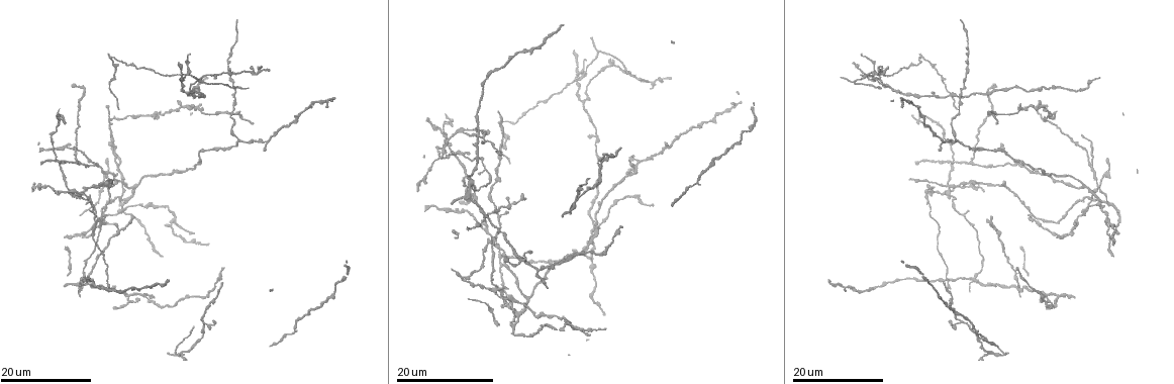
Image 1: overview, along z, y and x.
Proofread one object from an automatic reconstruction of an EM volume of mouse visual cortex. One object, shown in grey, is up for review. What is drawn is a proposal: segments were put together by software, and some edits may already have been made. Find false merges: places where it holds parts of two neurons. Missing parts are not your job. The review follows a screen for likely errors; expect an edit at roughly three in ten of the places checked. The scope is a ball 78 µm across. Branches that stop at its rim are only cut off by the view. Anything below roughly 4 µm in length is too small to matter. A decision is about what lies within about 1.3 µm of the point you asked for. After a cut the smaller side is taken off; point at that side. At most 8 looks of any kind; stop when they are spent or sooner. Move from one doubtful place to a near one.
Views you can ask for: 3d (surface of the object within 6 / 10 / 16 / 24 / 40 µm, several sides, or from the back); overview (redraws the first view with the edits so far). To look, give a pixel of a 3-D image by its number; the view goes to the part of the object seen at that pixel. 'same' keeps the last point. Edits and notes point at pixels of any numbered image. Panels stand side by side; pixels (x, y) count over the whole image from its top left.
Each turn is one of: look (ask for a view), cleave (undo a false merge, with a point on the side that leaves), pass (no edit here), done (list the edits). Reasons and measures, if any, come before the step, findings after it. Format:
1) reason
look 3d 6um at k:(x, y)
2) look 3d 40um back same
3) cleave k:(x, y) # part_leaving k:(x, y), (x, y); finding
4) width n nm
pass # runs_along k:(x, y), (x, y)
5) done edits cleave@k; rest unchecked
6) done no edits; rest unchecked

branch point
look 3d 24um at 1:(582, 99)

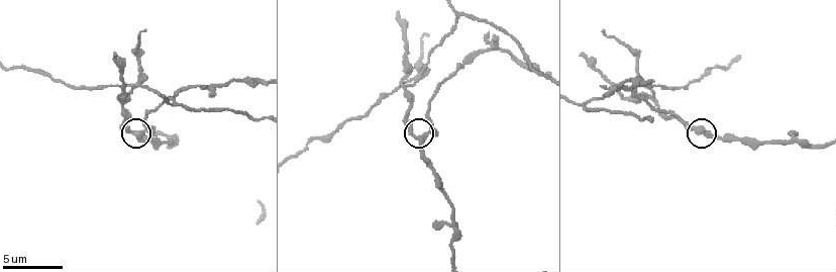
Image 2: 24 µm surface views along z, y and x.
zoom in
look 3d 10um at 2:(707, 134)

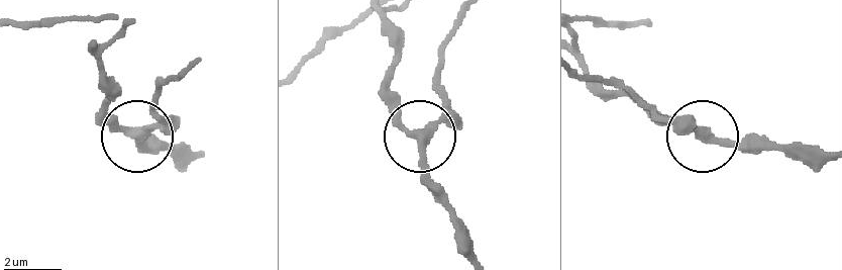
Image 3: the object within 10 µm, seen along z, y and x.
side_arm 27 um
pass # runs_along 3:(200, 154), (141, 138), (159, 118), (159, 106); one neuron here

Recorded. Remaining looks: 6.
branch point
look 3d 16um at 2:(134, 85)

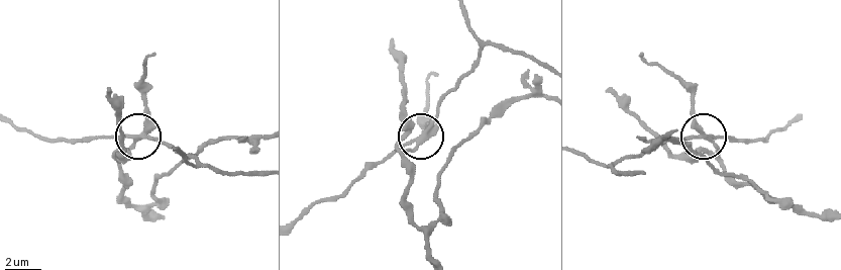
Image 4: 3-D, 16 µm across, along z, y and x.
arms 3
cleave 4:(154, 139) # part_leaving 4:(136, 136), (42, 141), (15, 126); two neurons meet here

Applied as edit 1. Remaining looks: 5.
look 3d 16um at 1:(92, 202)

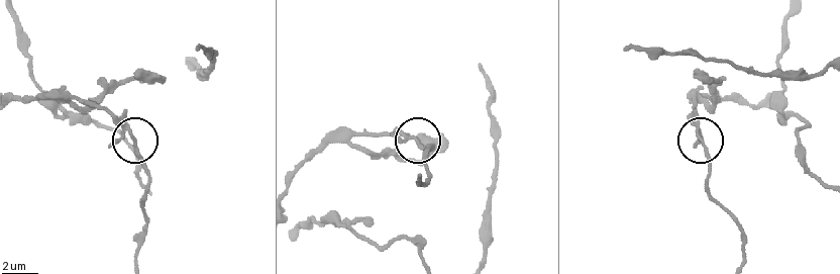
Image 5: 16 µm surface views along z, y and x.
look 3d 10um at 5:(130, 138)

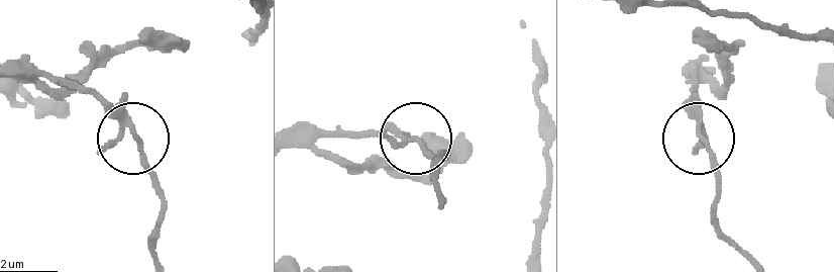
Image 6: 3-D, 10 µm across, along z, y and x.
arms 3
cleave 6:(141, 143) # part_leaving 6:(121, 111), (165, 210), (158, 261); a second neuron is stuck on

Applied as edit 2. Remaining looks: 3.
arms part here
look 3d 24um at 1:(1018, 164)

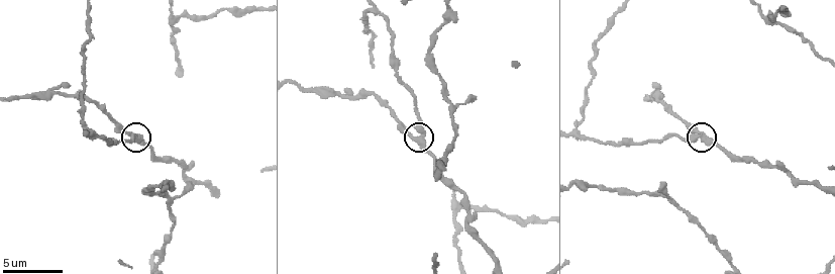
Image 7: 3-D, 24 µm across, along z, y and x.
look 3d 10um at 7:(419, 139)

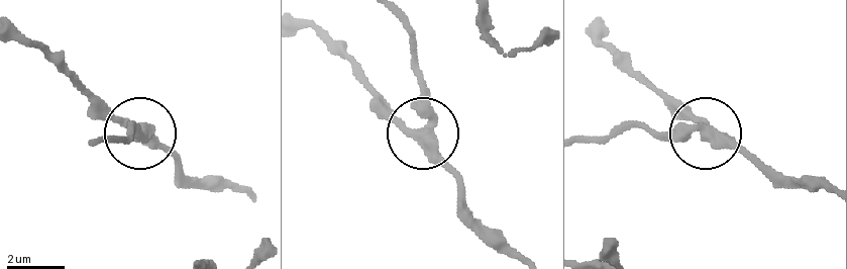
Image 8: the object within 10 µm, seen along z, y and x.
width 330 nm
pass # runs_along 8:(390, 11), (406, 32), (423, 91), (421, 131), (375, 93); all the same neuron

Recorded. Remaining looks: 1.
done edits cleave@4, cleave@6; rest unchecked

